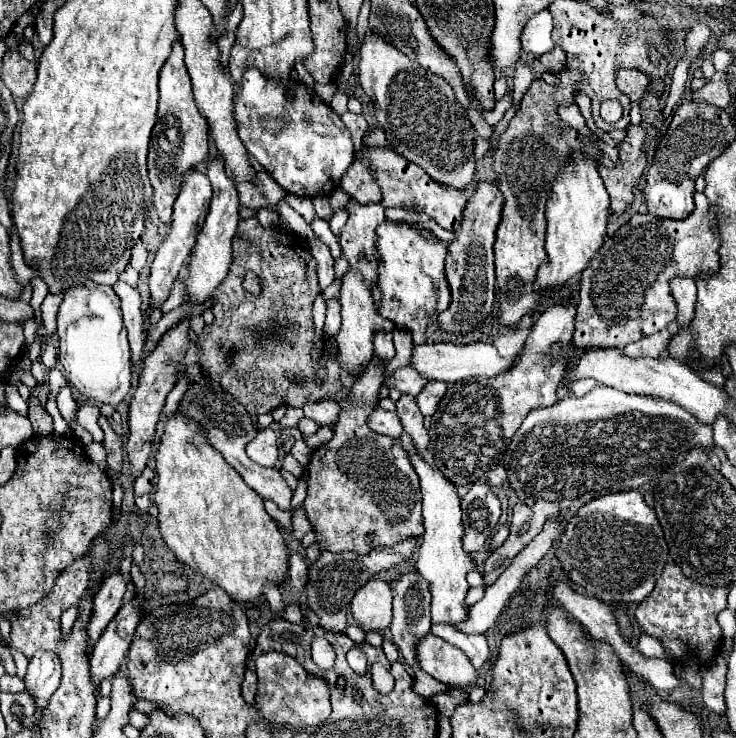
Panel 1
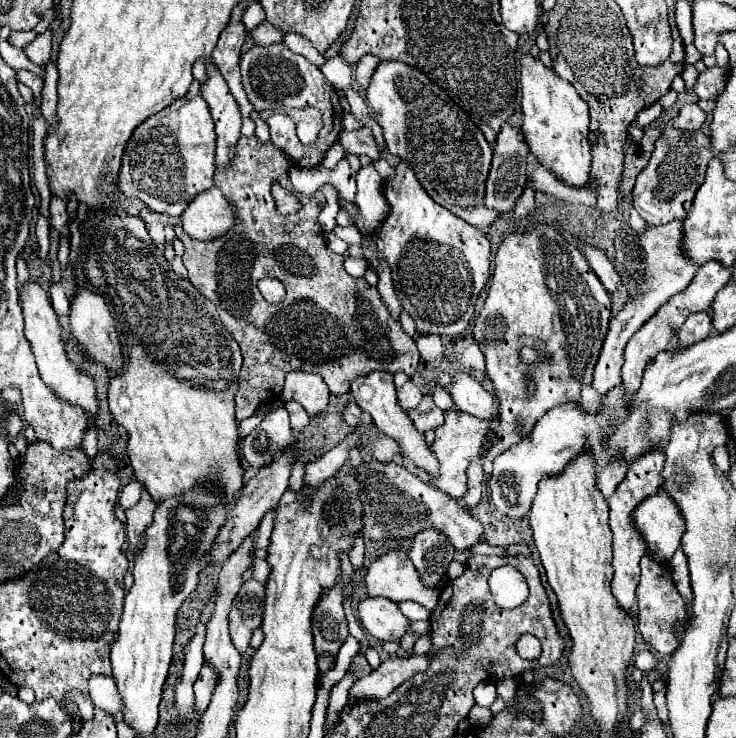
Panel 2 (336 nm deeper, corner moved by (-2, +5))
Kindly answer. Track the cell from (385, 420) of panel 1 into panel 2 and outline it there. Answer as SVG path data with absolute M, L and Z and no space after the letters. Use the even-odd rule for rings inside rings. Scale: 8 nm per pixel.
M351 401L351 403L347 403L345 405L345 409L343 409L343 421L347 423L347 425L351 425L351 427L355 427L355 425L359 425L361 423L361 409L359 409L359 405L355 403L355 401Z

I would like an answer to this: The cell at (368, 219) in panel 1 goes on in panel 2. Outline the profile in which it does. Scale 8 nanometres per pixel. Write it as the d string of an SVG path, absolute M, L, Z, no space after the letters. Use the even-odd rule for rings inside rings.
M371 371L363 377L353 379L351 383L351 393L355 403L367 411L373 417L373 423L389 437L393 437L399 445L401 445L401 457L411 461L415 471L427 471L431 475L437 475L437 461L435 455L431 453L429 443L425 443L423 433L419 433L413 427L413 421L409 419L409 415L397 405L397 393L395 393L395 385L393 385L393 375L387 375L387 371Z

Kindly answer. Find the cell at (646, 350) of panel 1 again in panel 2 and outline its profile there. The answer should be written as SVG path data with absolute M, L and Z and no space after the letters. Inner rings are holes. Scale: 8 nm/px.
M693 313L687 317L683 327L679 329L679 341L683 347L689 347L689 345L709 337L711 331L713 331L711 317L707 313Z

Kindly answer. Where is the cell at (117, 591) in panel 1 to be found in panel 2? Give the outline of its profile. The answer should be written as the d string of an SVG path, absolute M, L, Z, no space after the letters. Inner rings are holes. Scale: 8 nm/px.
M141 489L141 499L137 501L137 505L133 505L131 509L127 509L127 539L129 539L129 553L131 557L137 555L139 545L143 545L143 531L147 529L147 525L153 521L153 511L155 511L155 501L151 499L151 495L147 493L147 489Z

